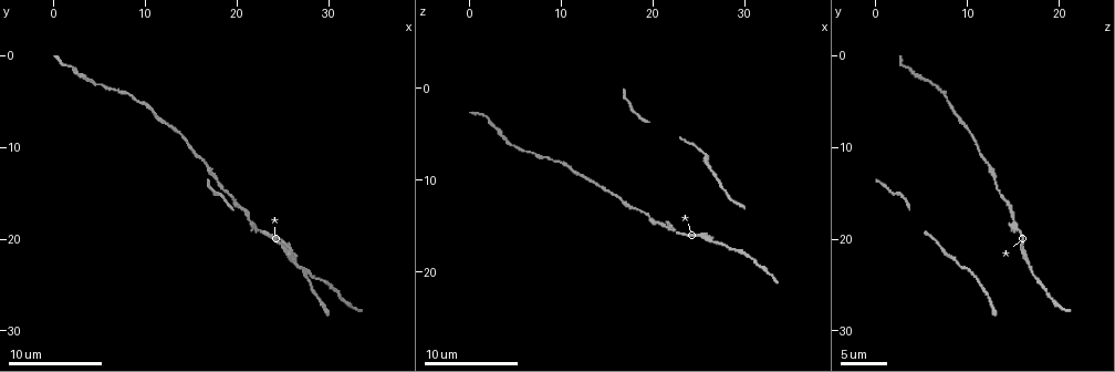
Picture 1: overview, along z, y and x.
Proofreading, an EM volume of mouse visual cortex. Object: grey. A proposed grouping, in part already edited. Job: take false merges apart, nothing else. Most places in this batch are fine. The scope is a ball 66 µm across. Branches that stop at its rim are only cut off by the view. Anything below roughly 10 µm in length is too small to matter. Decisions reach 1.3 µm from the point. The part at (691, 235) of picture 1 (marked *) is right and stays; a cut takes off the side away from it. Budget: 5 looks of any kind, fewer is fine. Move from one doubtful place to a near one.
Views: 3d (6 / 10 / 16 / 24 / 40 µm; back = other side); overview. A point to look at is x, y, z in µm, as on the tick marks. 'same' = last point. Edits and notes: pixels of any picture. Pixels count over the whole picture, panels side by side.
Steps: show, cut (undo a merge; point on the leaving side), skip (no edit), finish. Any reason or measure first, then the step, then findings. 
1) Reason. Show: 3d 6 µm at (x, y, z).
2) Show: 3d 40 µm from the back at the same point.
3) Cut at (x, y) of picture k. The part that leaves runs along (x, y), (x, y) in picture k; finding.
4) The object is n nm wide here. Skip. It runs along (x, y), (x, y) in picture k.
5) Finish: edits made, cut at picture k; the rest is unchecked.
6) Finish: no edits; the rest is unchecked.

Calibre changes. Show: 3d 6 µm at (26.4, 22.4, 16.6).

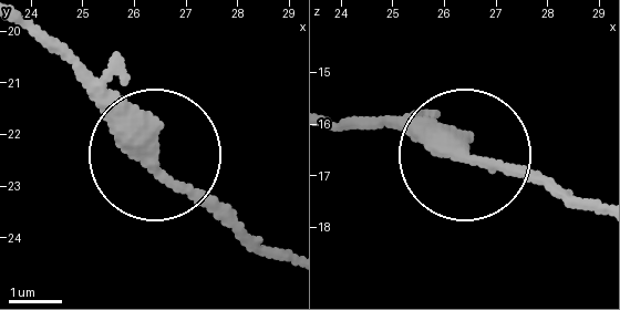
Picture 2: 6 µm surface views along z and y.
Skip. One neuron here.

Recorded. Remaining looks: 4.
Two arms in line, one across. Show: 3d 10 µm at (22.4, 18.8, 15.4).

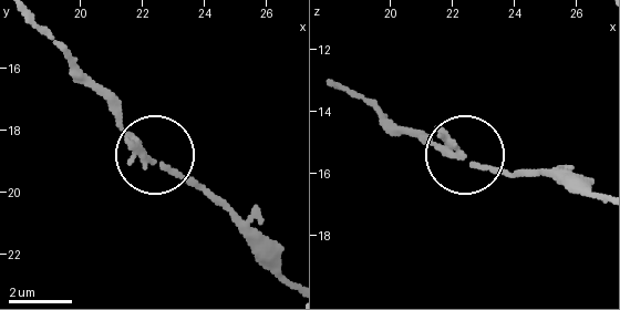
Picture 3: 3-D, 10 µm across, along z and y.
3 arms meet here. Skip. It runs along (207, 190), (163, 167), (85, 82) in picture 3; continuous, no second neuron.

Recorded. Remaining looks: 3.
Calibre changes. Show: 3d 16 µm at (16.4, 11.6, 12.2).

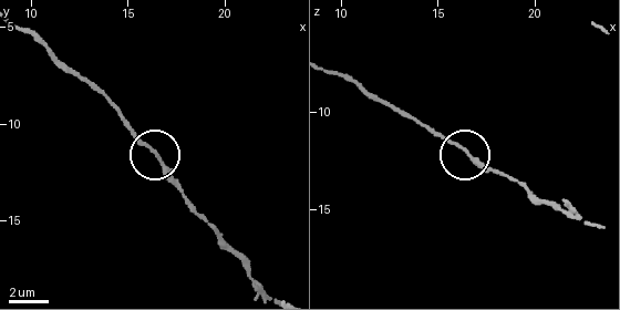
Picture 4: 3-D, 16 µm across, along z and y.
Skip. It runs along (261, 287), (246, 262), (186, 197), (156, 153), (124, 120) in picture 4; one neuron here.

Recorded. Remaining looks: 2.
Finish: no edits; the rest is unchecked.

